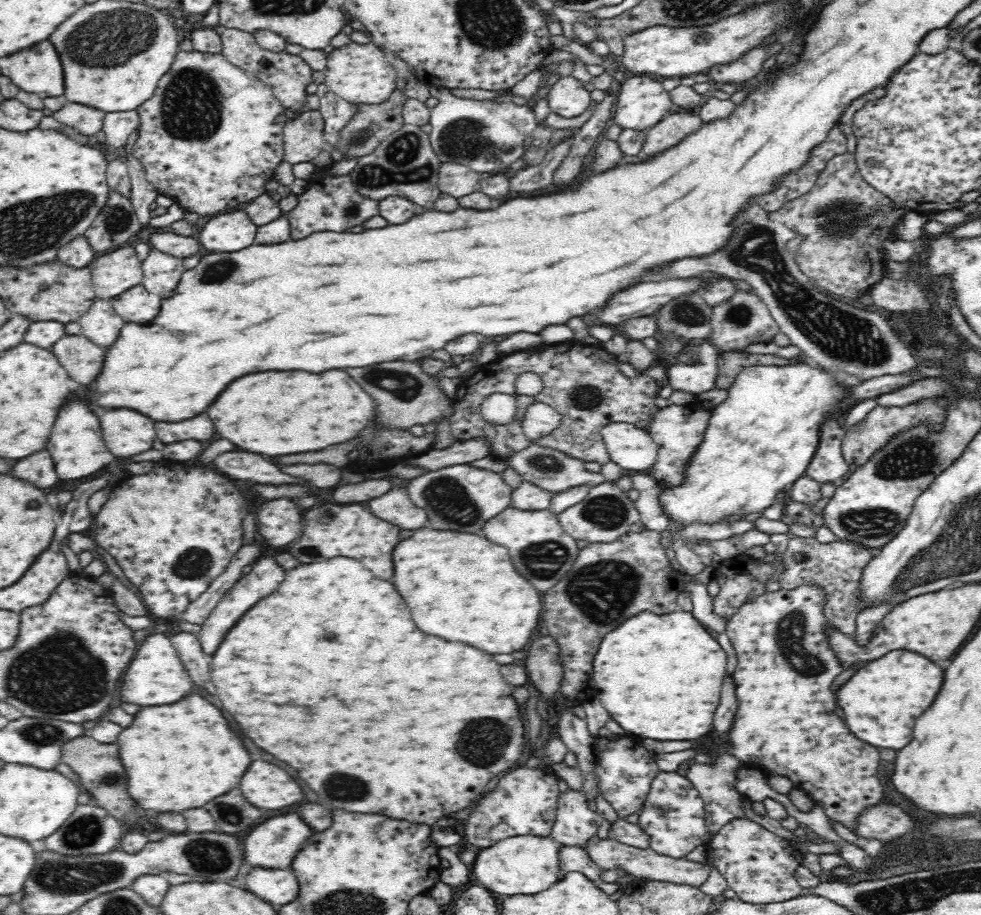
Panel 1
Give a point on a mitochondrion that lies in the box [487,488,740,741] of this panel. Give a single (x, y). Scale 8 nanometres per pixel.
(602, 592)

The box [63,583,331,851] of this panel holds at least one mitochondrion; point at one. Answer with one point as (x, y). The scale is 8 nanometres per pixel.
(230, 814)

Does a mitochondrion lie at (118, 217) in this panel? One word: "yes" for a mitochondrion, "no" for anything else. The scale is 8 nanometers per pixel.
yes

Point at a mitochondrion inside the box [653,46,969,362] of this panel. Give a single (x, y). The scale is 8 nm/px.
(841, 220)

